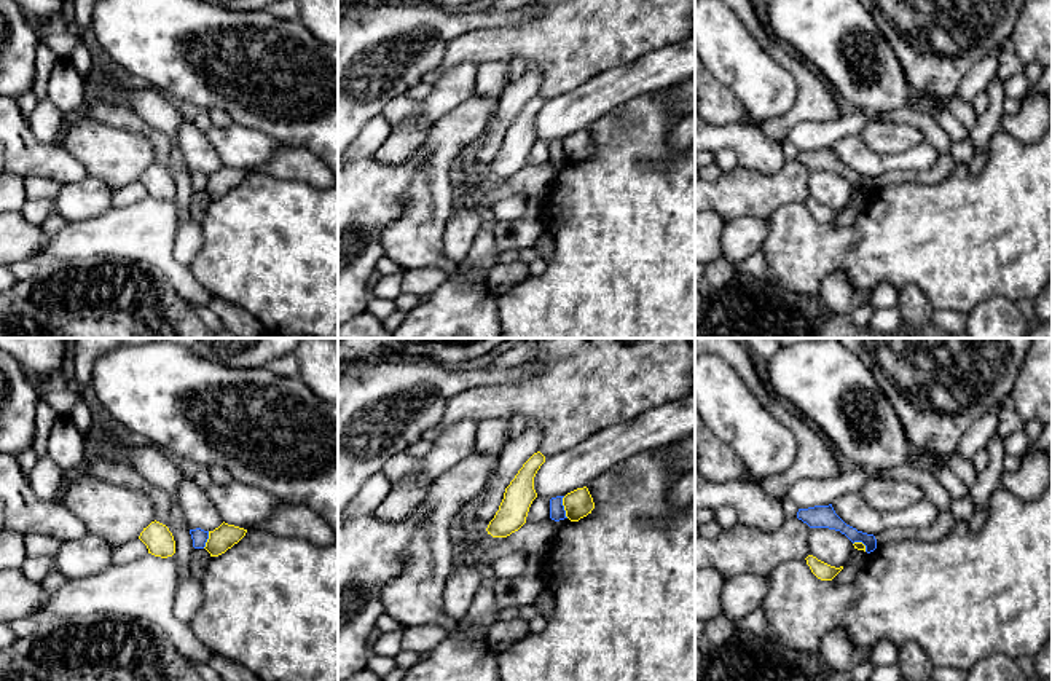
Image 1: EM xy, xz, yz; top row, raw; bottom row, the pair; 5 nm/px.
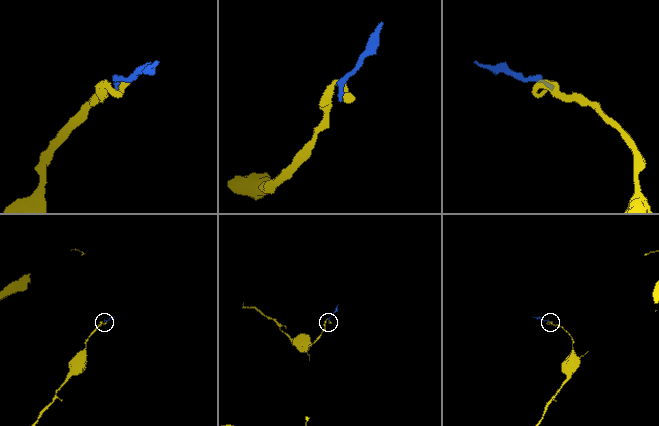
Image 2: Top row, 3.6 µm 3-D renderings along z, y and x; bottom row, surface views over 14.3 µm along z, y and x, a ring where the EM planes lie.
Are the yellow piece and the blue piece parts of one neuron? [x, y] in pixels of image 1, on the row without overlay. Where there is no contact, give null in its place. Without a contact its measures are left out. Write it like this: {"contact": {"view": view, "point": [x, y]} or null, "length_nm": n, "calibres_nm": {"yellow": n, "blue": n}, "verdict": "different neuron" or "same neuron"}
{"contact": {"view": "xz", "point": [565, 150]}, "length_nm": 110, "calibres_nm": {"yellow": 140, "blue": 80}, "verdict": "different neuron"}

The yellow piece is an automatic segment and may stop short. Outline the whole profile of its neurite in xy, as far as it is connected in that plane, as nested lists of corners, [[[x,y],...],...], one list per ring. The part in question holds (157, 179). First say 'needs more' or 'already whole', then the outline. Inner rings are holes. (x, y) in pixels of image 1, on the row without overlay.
already whole; [[[151,164],[140,175],[139,182],[147,188],[148,196],[161,201],[172,199],[175,196],[175,183],[169,171],[159,164]]]

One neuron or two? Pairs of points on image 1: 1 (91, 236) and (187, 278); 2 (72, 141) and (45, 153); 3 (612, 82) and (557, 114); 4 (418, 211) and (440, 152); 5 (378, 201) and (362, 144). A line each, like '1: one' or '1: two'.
1: one
2: two
3: one
4: one
5: two

